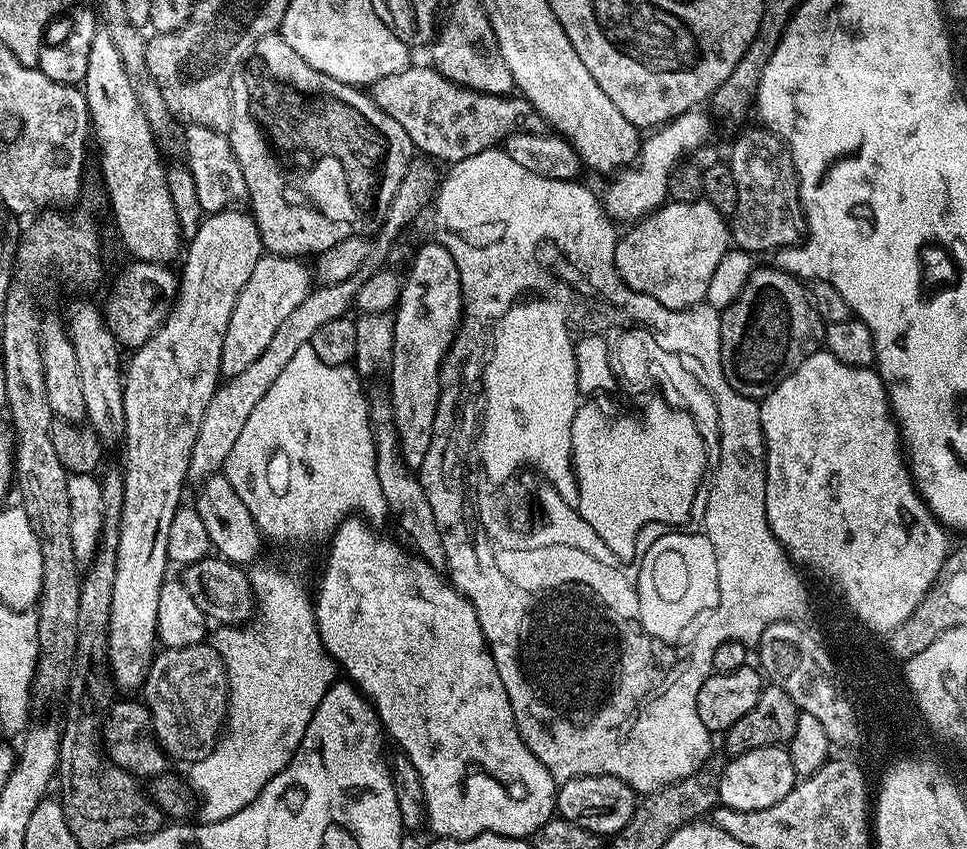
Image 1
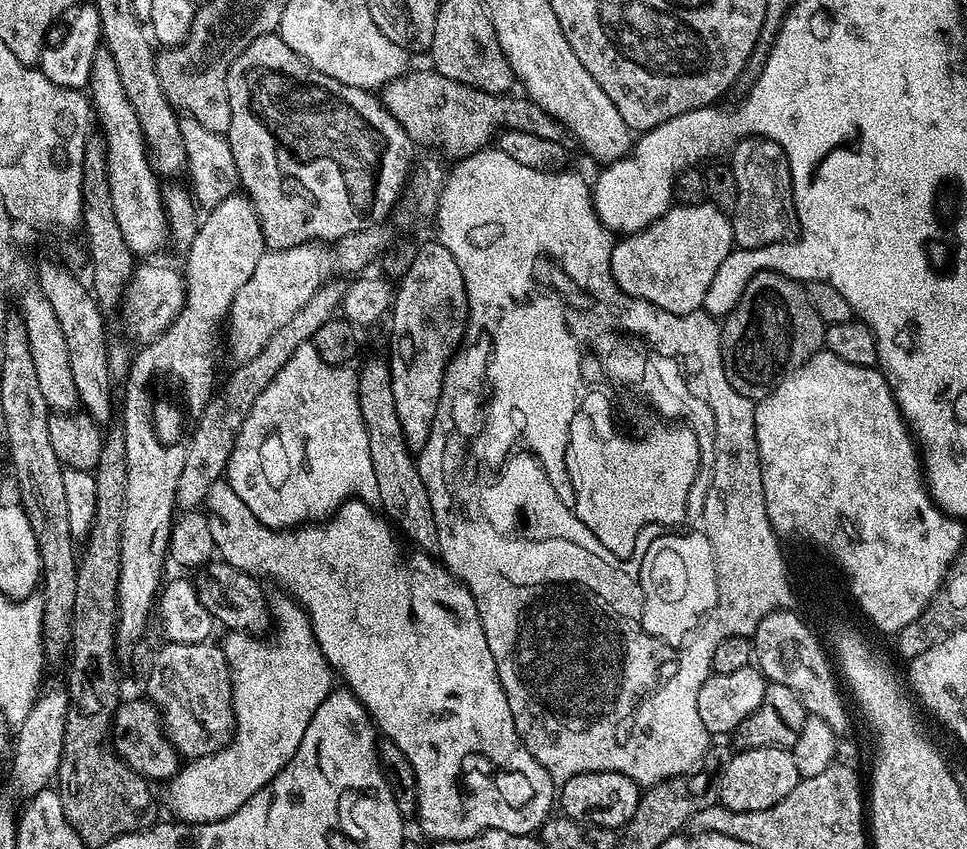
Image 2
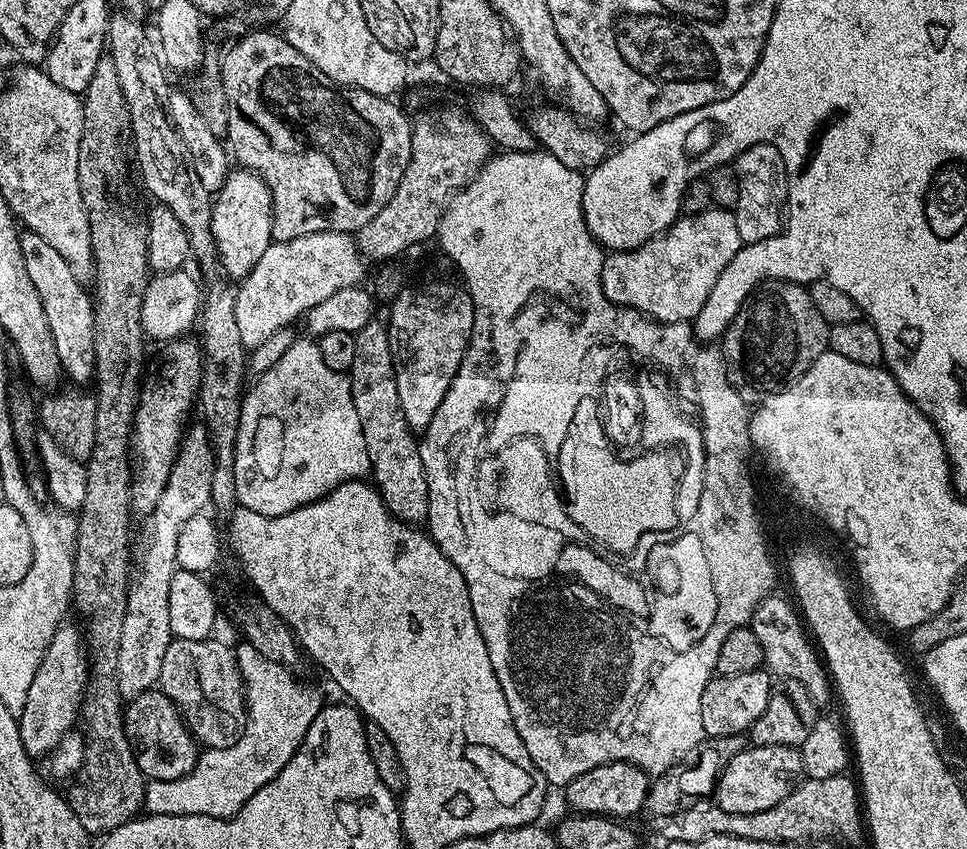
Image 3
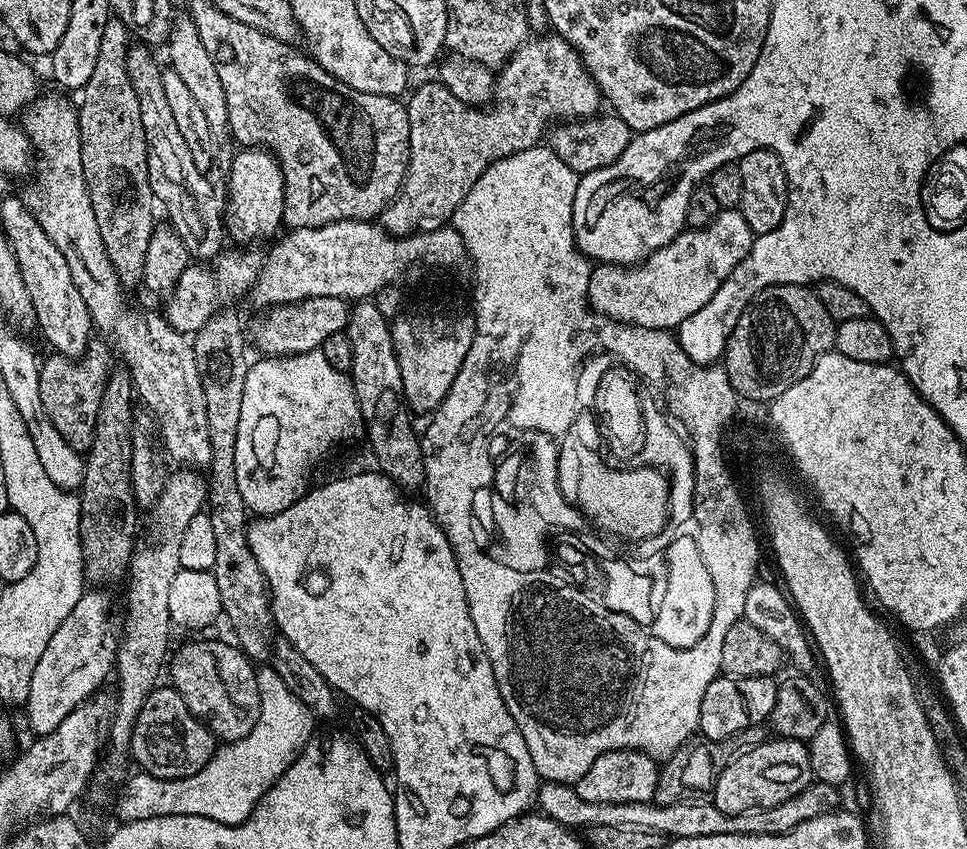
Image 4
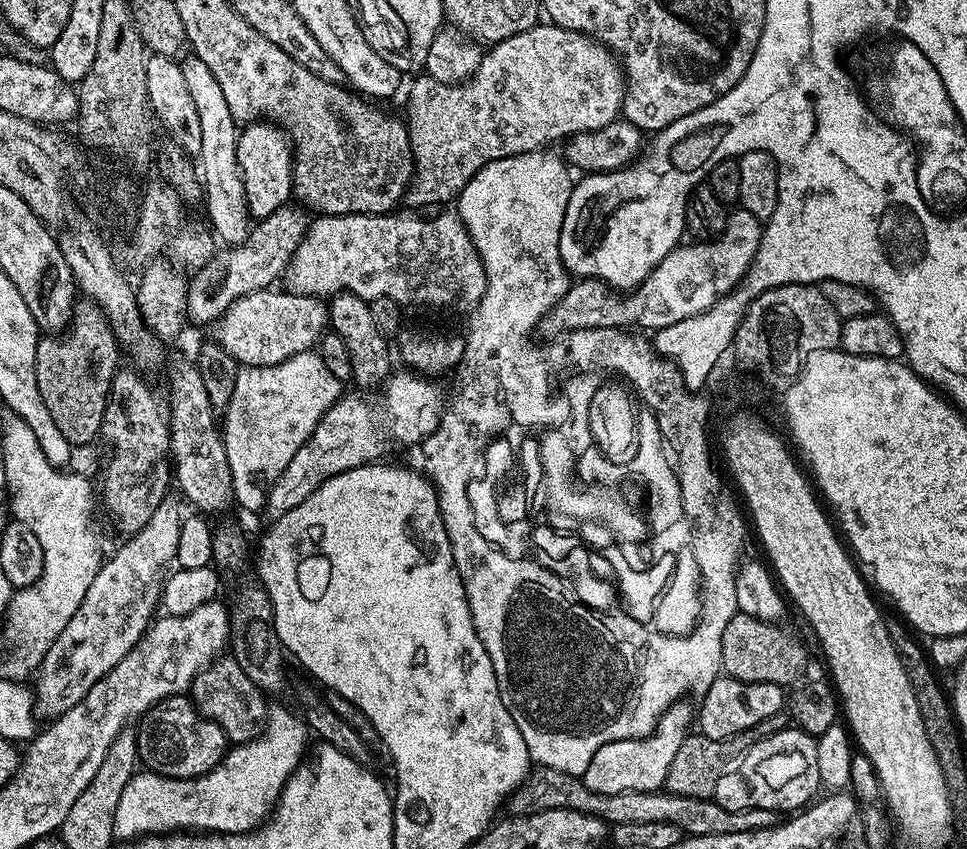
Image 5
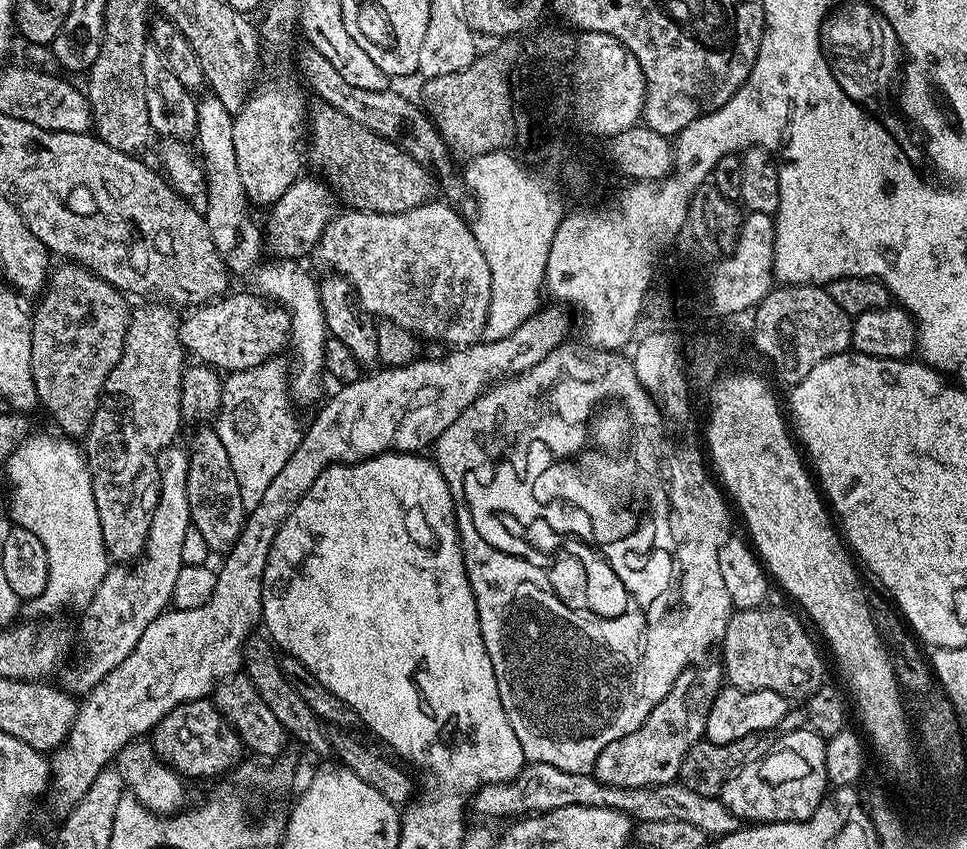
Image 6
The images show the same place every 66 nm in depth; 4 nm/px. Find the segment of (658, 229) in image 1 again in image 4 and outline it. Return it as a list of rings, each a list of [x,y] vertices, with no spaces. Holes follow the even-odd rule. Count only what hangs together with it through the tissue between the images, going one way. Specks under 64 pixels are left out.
[[[734,208],[723,209],[716,215],[712,224],[705,228],[688,228],[679,232],[671,242],[639,264],[625,266],[597,263],[590,274],[589,305],[593,312],[601,317],[609,316],[609,321],[612,322],[637,324],[647,328],[679,329],[680,324],[690,318],[690,314],[702,310],[702,306],[706,306],[706,302],[714,298],[718,286],[722,286],[722,282],[730,278],[730,270],[734,270],[734,266],[738,266],[738,262],[748,256],[753,239],[754,233],[740,211]]]

